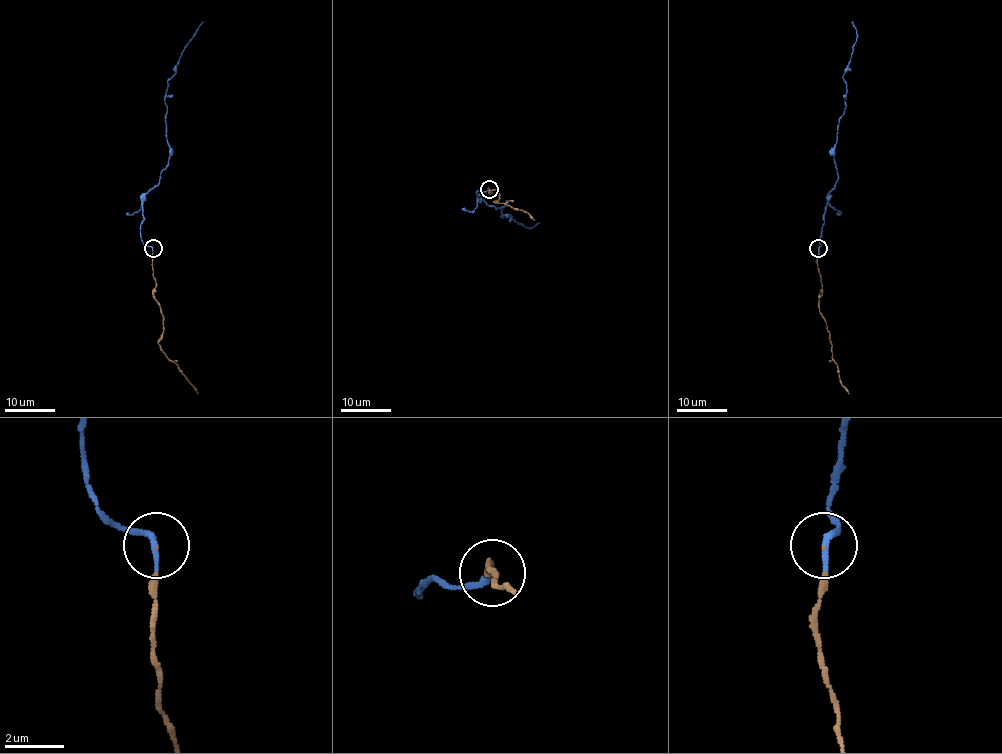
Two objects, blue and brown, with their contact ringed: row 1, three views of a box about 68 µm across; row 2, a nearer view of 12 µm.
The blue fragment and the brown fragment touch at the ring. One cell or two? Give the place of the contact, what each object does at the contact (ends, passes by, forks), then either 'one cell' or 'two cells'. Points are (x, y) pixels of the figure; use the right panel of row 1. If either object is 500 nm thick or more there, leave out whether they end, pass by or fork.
(818, 248) | blue ends | brown ends | one cell

